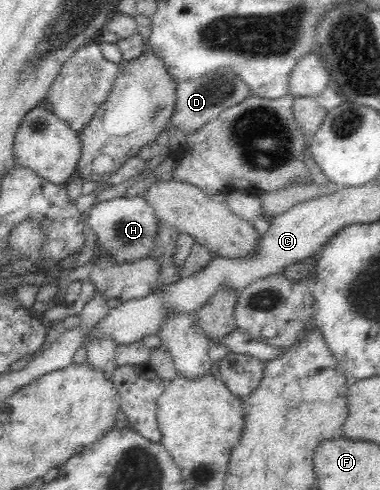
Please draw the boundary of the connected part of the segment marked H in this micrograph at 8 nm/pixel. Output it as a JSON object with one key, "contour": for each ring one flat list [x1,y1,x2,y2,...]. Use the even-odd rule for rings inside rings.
{"contour":[[123,195,113,200,94,202,89,211,88,224,96,237,92,260,108,257,116,263,127,263,149,256,157,237,157,217,143,196]]}

